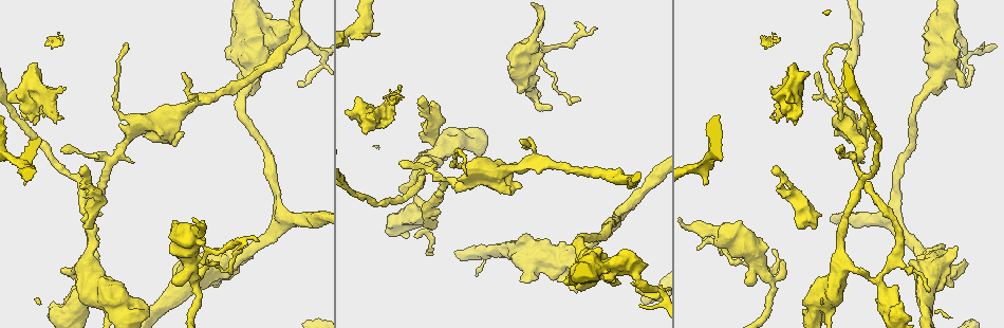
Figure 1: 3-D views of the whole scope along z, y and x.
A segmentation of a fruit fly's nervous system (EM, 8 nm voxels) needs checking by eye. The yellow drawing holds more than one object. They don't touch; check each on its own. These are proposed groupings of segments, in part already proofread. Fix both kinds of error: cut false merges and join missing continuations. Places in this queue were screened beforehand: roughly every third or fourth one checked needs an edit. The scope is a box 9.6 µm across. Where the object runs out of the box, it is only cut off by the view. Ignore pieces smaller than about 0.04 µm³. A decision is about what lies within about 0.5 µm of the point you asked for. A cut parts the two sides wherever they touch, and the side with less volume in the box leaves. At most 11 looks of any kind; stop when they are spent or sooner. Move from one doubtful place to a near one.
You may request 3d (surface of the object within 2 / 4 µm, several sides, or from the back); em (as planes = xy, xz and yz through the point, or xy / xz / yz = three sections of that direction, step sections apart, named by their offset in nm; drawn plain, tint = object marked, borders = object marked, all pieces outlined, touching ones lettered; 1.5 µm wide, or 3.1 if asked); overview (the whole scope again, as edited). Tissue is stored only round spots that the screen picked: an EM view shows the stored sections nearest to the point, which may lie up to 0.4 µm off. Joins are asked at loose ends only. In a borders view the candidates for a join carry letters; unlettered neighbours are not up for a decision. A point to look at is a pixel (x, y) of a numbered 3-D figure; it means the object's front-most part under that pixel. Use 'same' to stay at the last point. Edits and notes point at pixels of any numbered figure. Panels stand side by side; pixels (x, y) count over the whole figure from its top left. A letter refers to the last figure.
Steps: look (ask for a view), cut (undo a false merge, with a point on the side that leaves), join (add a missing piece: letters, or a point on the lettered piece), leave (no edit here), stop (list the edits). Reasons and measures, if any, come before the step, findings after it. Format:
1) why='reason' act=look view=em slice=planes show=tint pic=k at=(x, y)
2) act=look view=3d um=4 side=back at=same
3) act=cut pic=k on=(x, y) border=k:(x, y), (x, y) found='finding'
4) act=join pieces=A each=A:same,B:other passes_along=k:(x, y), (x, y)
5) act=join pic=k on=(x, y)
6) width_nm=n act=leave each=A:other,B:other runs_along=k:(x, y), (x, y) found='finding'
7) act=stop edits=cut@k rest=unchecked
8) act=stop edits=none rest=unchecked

why='calibre changes' act=look view=em slice=xz step=4 show=tint pic=1 at=(857, 138)

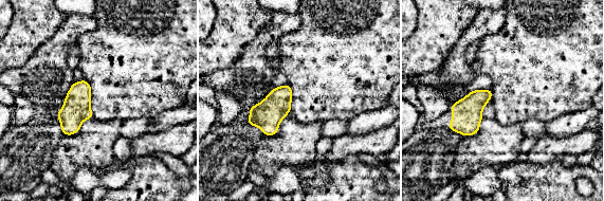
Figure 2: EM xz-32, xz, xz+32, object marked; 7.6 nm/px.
act=look view=em slice=planes show=borders at=same

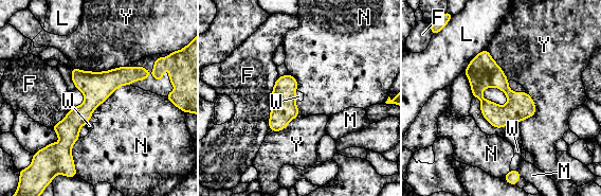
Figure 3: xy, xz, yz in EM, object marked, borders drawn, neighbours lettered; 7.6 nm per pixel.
width_nm=110 act=leave each=F:other,L:other,M:other,N:other,W:other,Y:other border=3:(94, 108), (86, 125) found='continuous, no second cell'

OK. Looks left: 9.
why='end of a long branch' act=look view=em slice=yz step=8 show=tint pic=1 at=(775, 253)

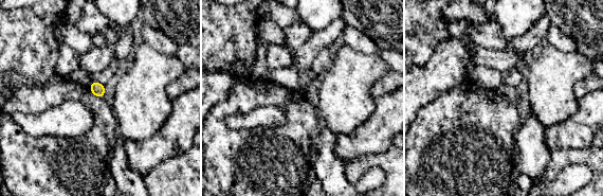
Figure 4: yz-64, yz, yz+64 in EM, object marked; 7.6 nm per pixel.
why='cut it another way' act=look view=em slice=planes show=borders at=same

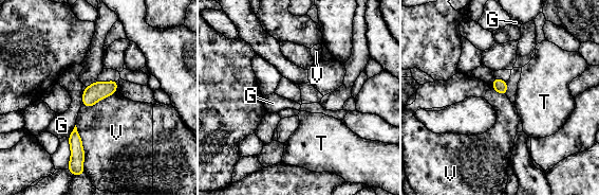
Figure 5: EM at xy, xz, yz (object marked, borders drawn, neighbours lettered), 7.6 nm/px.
longest_contact=V:320nm act=leave each=G:other,T:other,V:other border=5:(75, 125), (83, 152), (83, 166) found='no lettered piece goes on from it'

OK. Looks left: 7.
why='branch stops here' act=look view=3d um=4 side=back pic=1 at=(771, 88)

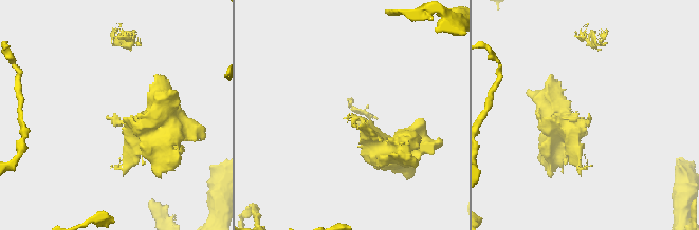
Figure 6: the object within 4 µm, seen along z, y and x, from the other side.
act=look view=em slice=planes show=borders pic=6 at=(587, 118)

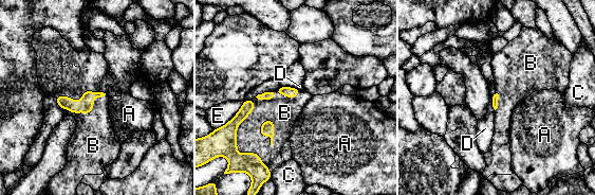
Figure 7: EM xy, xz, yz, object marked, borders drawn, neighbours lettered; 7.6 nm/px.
act=join pieces=B each=A:other,B:same,C:other,D:other,E:other found='it goes on there'

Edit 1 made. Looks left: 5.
act=look view=overview

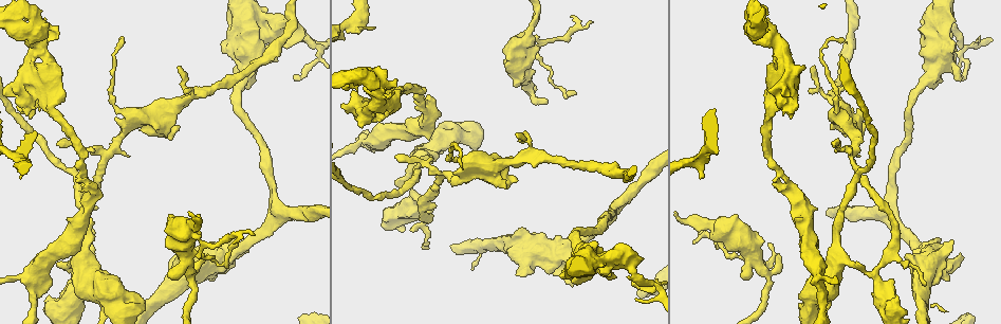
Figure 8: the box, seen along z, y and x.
why='branch stops here' act=look view=em slice=planes show=borders pic=8 at=(375, 26)

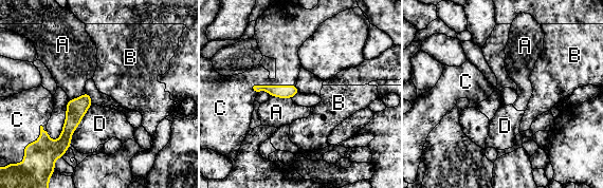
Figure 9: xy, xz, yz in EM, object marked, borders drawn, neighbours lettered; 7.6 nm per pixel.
act=leave each=A:other,B:other,C:other,D:other border=9:(295, 85), (255, 85), (252, 88) found='none of them fits'

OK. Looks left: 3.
act=stop edits=join@7 rest=unchecked

